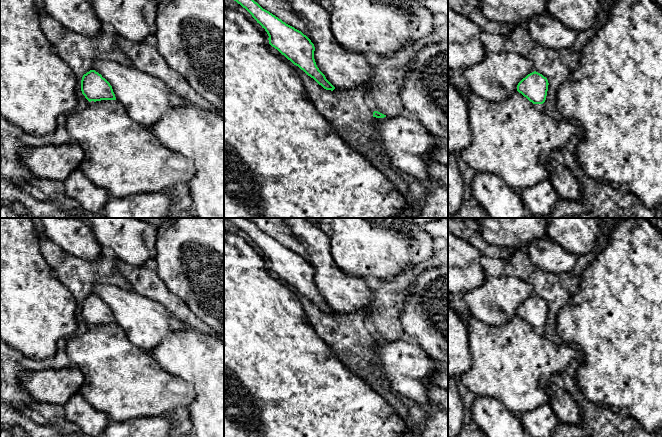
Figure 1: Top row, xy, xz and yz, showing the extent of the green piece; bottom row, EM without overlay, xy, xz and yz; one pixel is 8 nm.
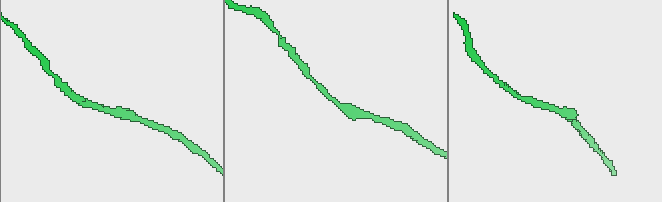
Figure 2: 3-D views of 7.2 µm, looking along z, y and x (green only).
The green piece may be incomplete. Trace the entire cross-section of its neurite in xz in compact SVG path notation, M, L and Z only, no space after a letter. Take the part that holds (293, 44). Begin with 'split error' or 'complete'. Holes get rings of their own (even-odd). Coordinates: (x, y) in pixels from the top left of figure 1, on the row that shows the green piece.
complete; M254 0L234 1L245 8L257 23L265 29L269 36L269 44L272 47L313 78L324 89L331 91L335 89L317 67L314 59L314 44L306 35L263 9Z

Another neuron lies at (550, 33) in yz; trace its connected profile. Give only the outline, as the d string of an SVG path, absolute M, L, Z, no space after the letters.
M548 13L531 18L527 22L527 30L533 40L556 52L573 47L577 38L577 31L568 28Z

